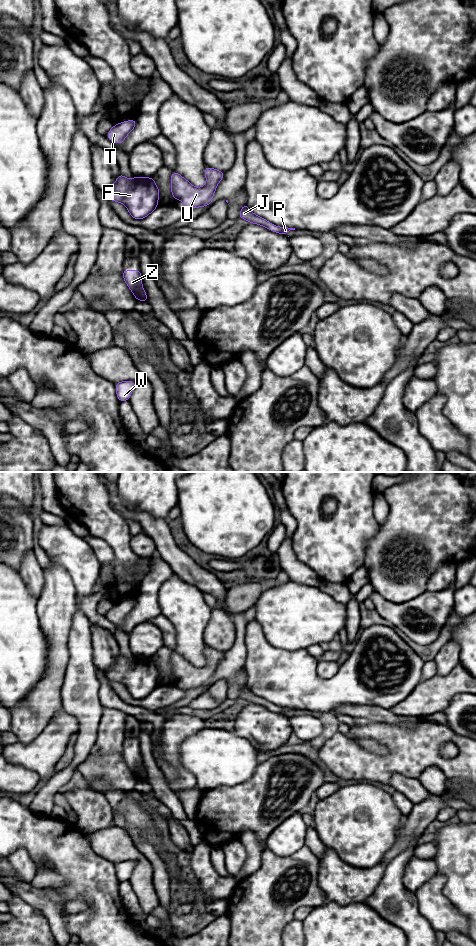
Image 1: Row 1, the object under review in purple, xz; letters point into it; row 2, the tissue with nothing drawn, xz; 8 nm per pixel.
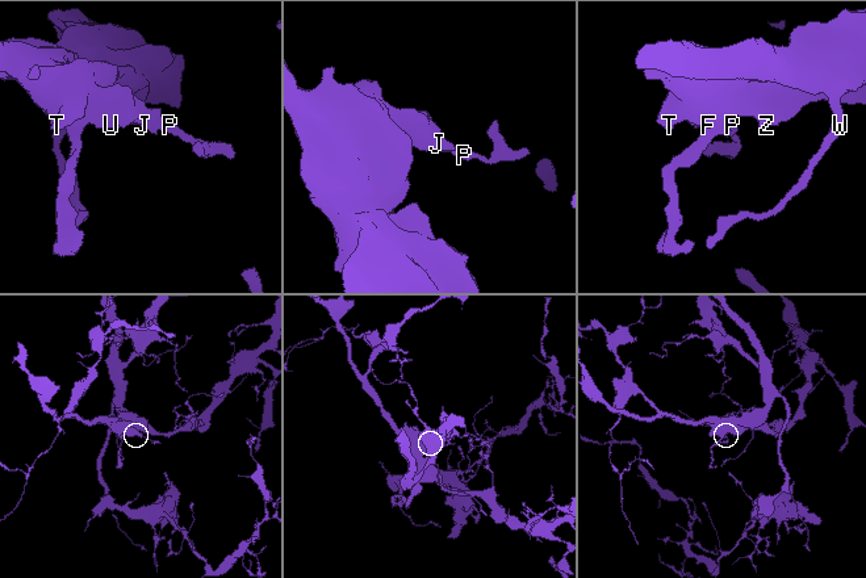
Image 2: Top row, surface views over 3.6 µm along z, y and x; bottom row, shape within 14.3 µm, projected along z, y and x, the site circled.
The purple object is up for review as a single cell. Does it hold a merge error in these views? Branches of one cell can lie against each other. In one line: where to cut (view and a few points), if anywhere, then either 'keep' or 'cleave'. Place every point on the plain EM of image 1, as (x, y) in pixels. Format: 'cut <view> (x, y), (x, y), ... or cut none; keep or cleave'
cut none; keep

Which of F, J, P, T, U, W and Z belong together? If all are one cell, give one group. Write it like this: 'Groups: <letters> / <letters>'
Groups: F J P T U W Z

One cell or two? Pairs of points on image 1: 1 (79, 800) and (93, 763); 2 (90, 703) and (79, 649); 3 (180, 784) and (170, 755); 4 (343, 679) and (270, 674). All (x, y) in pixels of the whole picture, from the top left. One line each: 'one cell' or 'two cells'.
1: two cells
2: one cell
3: one cell
4: one cell

